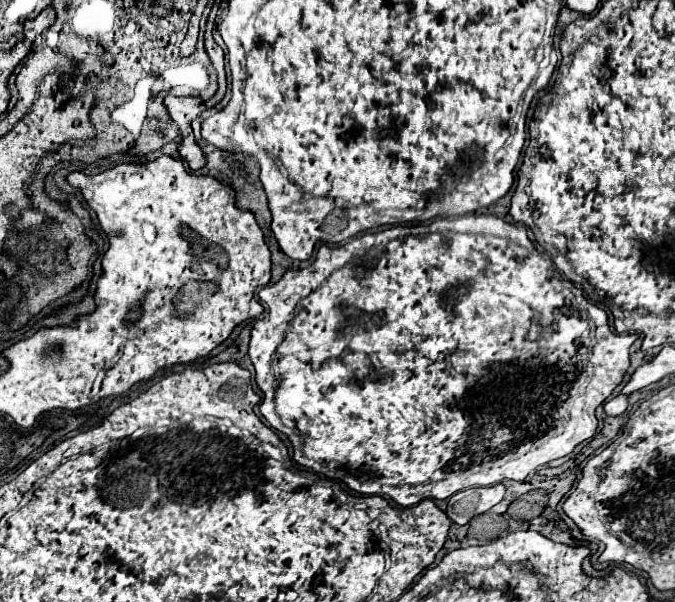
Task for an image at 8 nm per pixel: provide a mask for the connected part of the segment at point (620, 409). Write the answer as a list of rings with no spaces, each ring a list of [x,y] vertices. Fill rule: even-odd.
[[[619,394],[619,396],[605,402],[605,414],[607,416],[621,416],[627,410],[627,404],[629,404],[629,396]]]

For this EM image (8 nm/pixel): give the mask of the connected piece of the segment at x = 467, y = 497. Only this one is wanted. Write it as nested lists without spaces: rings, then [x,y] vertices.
[[[503,484],[493,486],[475,486],[465,488],[449,498],[447,504],[447,516],[457,524],[467,524],[473,516],[487,512],[495,504],[499,504],[505,496]]]

